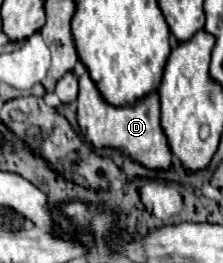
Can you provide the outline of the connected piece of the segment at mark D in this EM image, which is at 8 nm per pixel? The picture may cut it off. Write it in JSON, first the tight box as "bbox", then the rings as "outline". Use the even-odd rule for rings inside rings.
{"bbox":[76,70,172,168],"outline":[[[88,70],[80,76],[80,92],[76,102],[76,114],[78,124],[84,132],[84,136],[98,148],[110,146],[120,148],[128,156],[132,156],[136,162],[148,166],[148,168],[170,168],[172,164],[172,150],[168,146],[168,138],[160,126],[160,100],[156,92],[146,94],[134,104],[128,106],[114,106],[106,102],[98,86],[92,82]]]}

